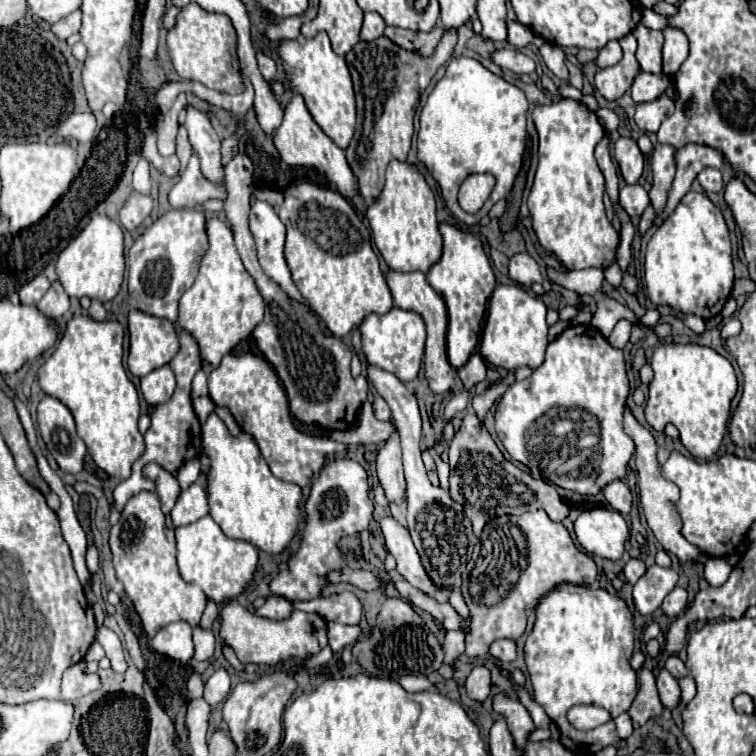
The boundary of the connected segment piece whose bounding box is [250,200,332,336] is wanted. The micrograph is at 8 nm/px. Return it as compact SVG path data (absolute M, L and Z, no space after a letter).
M256 200L256 202L252 204L252 208L250 208L250 230L252 230L252 234L254 234L256 248L258 248L258 260L260 260L260 266L264 268L266 276L272 278L292 300L304 304L304 306L316 316L316 320L318 320L318 324L320 324L320 330L324 332L324 336L332 336L332 332L328 330L328 326L324 324L324 320L310 308L310 304L304 300L304 296L298 292L298 288L296 288L296 284L294 284L294 280L292 280L290 268L288 268L288 264L286 264L286 260L284 260L284 236L286 236L286 228L284 228L282 220L276 216L276 212L274 212L274 208L272 208L270 204L260 202L260 200Z

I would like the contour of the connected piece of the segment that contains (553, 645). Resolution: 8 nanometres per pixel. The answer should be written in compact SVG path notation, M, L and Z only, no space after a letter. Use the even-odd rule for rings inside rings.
M562 584L554 588L536 608L536 622L532 632L526 638L524 644L524 662L528 666L530 682L534 686L534 700L540 702L540 706L546 710L550 720L554 720L560 728L560 740L562 744L572 750L574 754L586 754L586 752L598 752L600 748L606 748L610 744L622 746L622 742L616 736L616 724L614 718L626 712L638 692L638 682L636 682L636 672L630 668L630 658L632 658L632 648L634 648L634 628L632 628L632 616L628 614L626 604L618 598L608 594L602 588L586 588L586 586L576 586L576 584ZM574 704L594 704L600 708L606 708L612 716L610 722L588 730L580 732L572 728L566 720L568 708Z

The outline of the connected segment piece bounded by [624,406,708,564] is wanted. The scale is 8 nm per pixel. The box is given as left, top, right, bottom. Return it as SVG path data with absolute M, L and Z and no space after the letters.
M626 406L624 410L624 432L634 440L636 444L636 470L638 470L638 488L640 488L640 504L642 504L642 512L648 520L648 526L652 528L656 540L664 546L666 552L672 552L682 564L690 564L690 562L700 562L704 564L708 560L708 556L704 552L700 552L700 548L696 548L694 544L690 544L684 536L682 536L682 520L680 520L680 512L676 512L676 500L680 498L676 484L668 482L666 478L662 478L660 474L660 466L658 466L658 458L656 458L656 440L654 436L640 426L640 422L632 416L630 408Z

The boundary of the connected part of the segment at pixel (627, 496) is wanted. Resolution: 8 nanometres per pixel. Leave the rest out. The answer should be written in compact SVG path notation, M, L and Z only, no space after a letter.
M614 480L602 492L604 492L606 500L612 504L614 510L618 510L620 514L628 514L630 512L630 508L632 508L632 492L626 486L626 482Z

